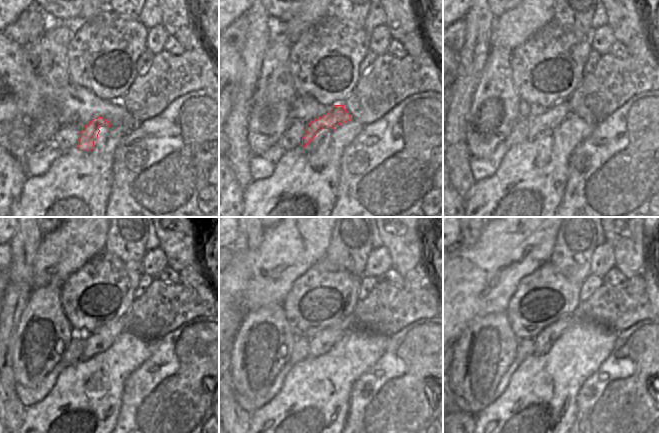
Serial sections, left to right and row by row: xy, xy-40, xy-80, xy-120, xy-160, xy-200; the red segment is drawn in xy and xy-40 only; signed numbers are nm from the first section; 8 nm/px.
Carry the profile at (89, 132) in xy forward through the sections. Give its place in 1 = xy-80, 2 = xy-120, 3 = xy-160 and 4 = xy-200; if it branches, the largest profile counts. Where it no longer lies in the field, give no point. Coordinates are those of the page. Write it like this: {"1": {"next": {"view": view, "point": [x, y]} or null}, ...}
{"1": {"next": {"view": "xy-80", "point": [549, 119]}}, "2": {"next": {"view": "xy-120", "point": [102, 339]}}, "3": {"next": {"view": "xy-160", "point": [322, 342]}}, "4": {"next": {"view": "xy-200", "point": [547, 337]}}}

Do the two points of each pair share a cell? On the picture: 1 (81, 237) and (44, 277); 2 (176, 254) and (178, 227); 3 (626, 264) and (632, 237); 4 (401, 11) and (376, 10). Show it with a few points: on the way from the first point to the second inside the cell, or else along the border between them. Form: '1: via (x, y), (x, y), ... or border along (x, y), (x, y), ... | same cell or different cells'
1: via (71, 247), (51, 267) | same cell
2: via (178, 247), (178, 234) | same cell
3: via (630, 257), (630, 244) | same cell
4: border along (383, 10), (385, 14), (384, 24) | different cells

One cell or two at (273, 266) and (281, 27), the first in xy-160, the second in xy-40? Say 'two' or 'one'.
one

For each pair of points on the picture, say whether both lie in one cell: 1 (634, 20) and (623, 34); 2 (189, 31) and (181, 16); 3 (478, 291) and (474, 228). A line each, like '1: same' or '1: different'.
1: same
2: different
3: different

